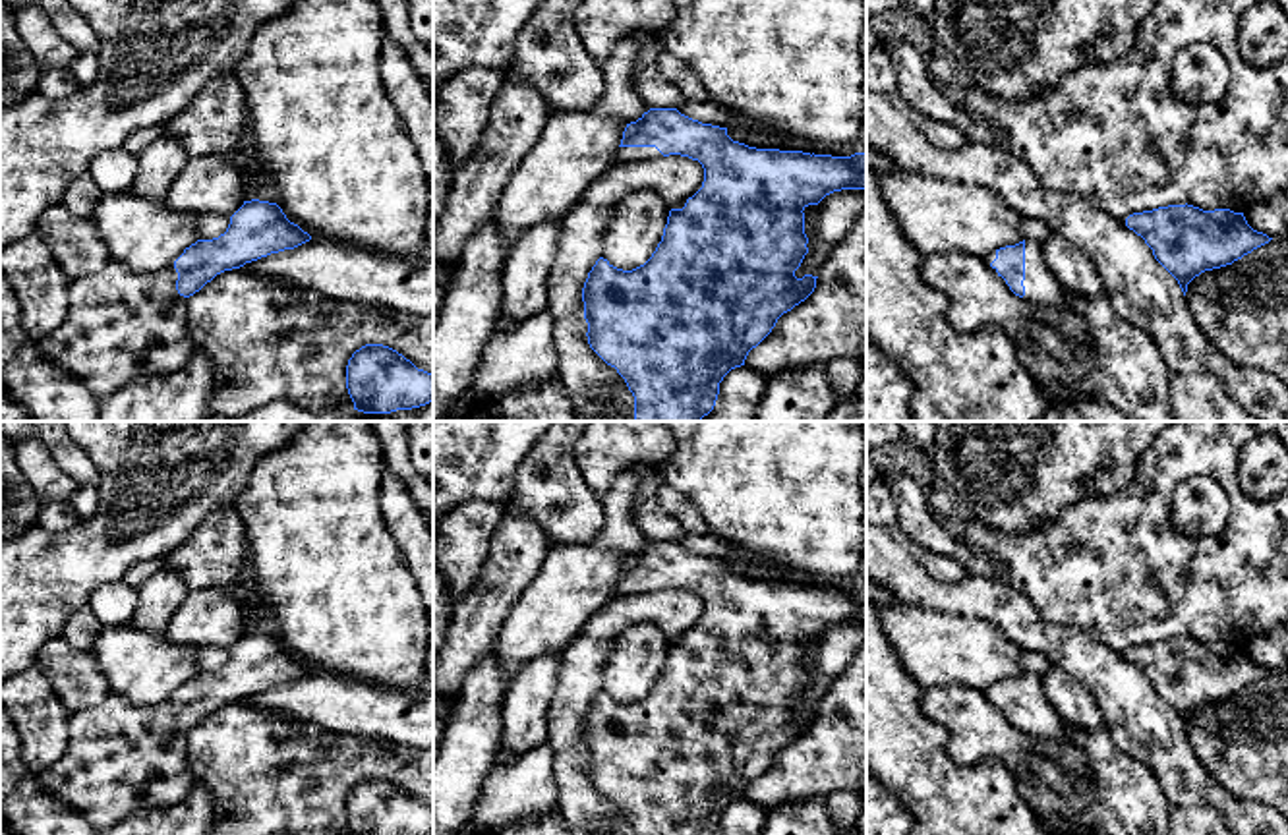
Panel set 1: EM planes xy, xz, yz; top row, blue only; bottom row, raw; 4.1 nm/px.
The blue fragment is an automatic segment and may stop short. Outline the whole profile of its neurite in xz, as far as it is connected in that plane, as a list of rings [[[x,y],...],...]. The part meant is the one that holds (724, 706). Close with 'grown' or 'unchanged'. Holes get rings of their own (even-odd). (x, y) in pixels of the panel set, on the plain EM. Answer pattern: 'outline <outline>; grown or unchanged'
outline [[[650,541],[627,557],[615,593],[636,595],[669,588],[698,593],[704,601],[702,620],[683,642],[669,644],[661,675],[644,698],[623,704],[603,690],[596,694],[582,721],[586,769],[590,781],[625,812],[634,835],[716,835],[723,810],[745,798],[748,785],[772,765],[777,752],[814,725],[818,709],[795,709],[808,686],[803,644],[834,624],[866,624],[866,588],[756,582],[733,574],[727,561],[702,557],[677,541]]]; grown

